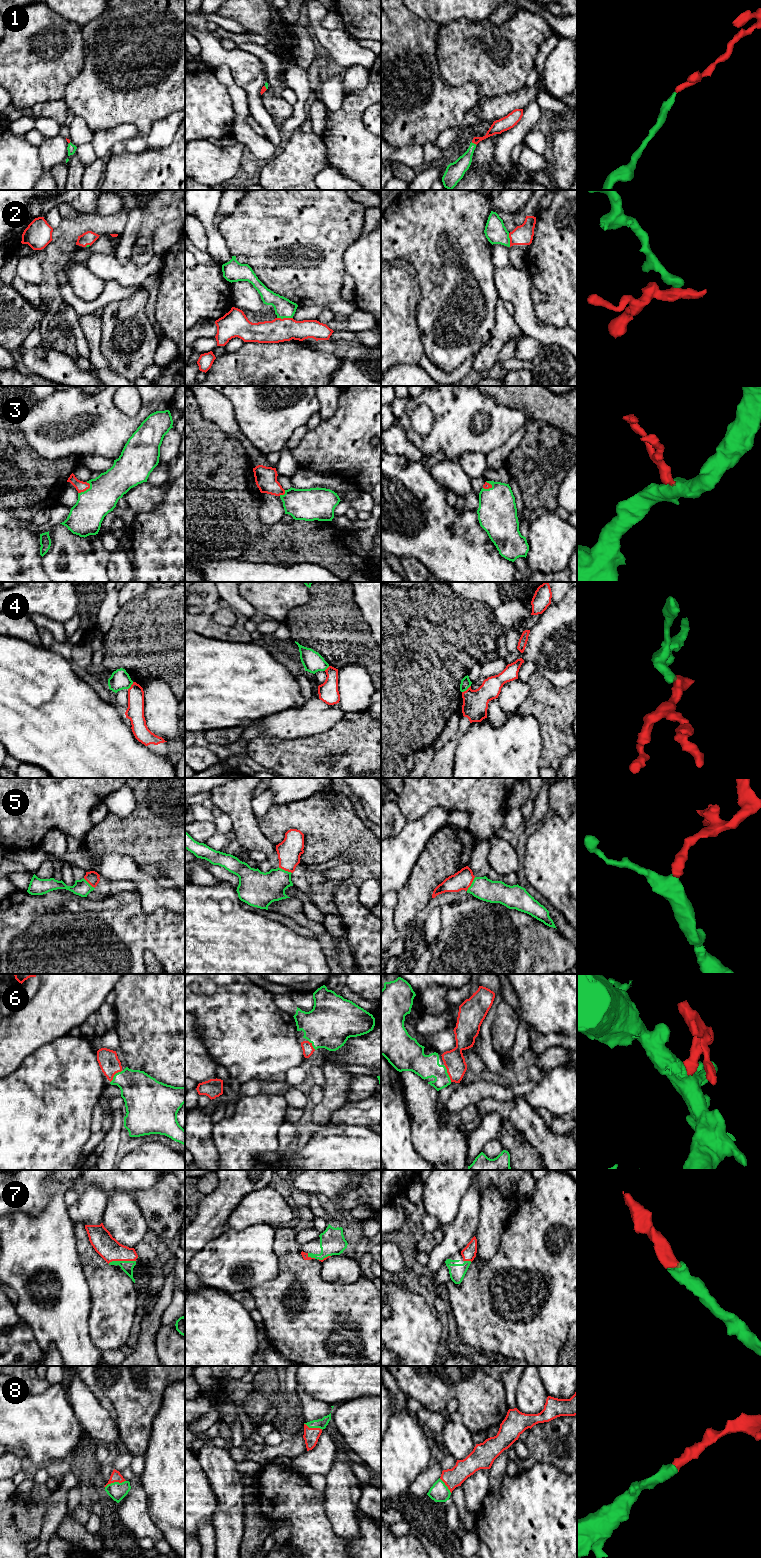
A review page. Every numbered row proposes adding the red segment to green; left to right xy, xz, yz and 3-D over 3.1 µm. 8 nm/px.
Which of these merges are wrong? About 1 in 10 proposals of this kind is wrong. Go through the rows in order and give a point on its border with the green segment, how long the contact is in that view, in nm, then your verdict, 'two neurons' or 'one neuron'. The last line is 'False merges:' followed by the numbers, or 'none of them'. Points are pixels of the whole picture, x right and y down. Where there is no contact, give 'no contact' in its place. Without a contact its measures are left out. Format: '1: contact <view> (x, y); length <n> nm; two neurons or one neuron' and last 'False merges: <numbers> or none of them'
1: contact yz (473, 143); length 50 nm; one neuron
2: contact xz (285, 317); length 130 nm; one neuron
3: contact xy (86, 490); length 130 nm; one neuron
4: contact yz (466, 689); length 90 nm; two neurons
5: contact yz (471, 884); length 130 nm; one neuron
6: contact yz (447, 1074); length 140 nm; one neuron
7: contact xy (121, 1261); length 220 nm; one neuron
8: contact xy (115, 1482); length 180 nm; one neuron
False merges: 4

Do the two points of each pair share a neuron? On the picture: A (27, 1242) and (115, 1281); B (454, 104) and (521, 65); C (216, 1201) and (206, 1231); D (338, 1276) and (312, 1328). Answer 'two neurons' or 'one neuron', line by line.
A: two neurons
B: two neurons
C: one neuron
D: two neurons

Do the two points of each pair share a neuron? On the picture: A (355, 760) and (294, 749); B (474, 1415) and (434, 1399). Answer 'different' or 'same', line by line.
A: same
B: same

